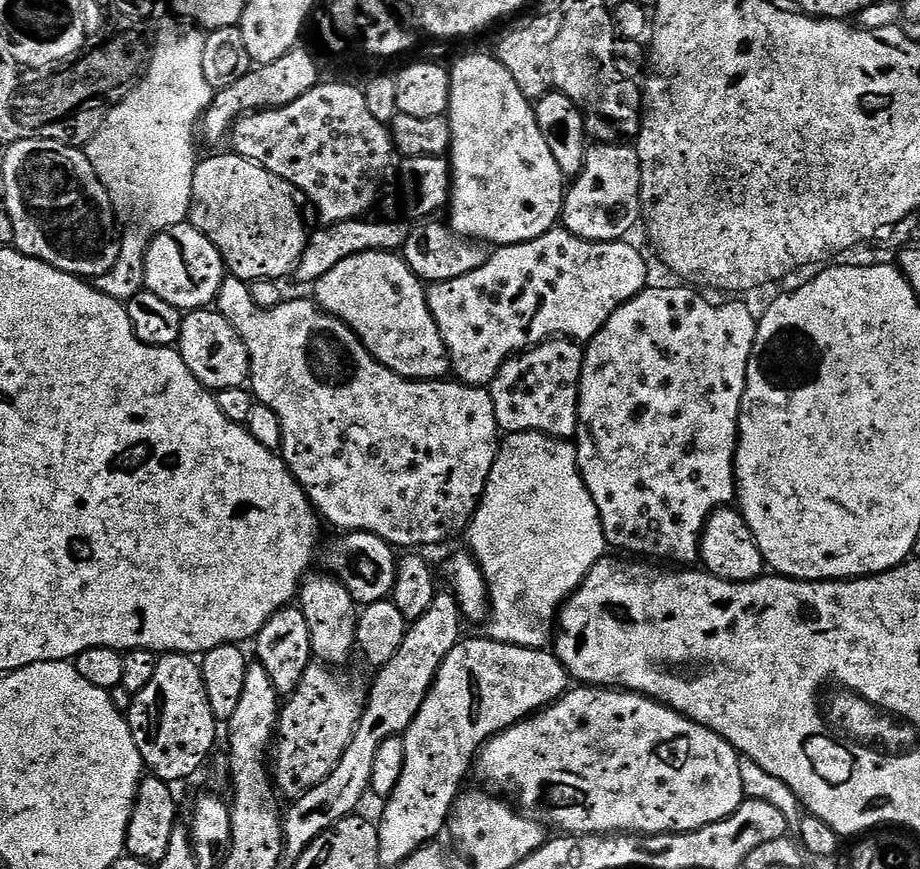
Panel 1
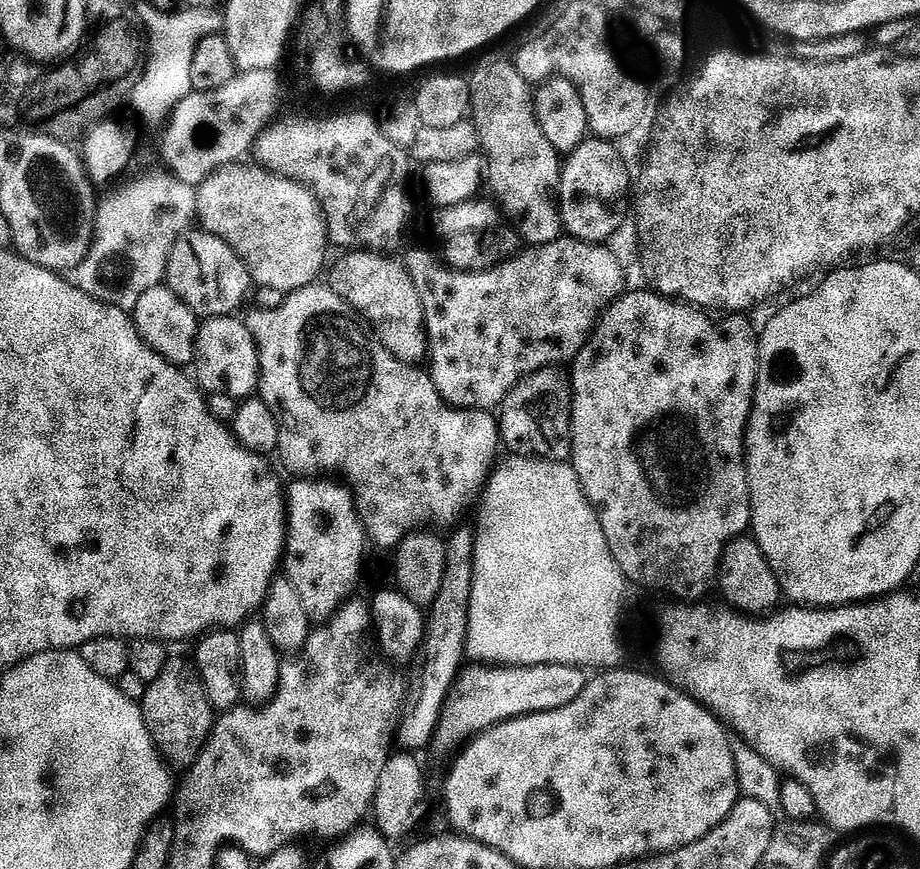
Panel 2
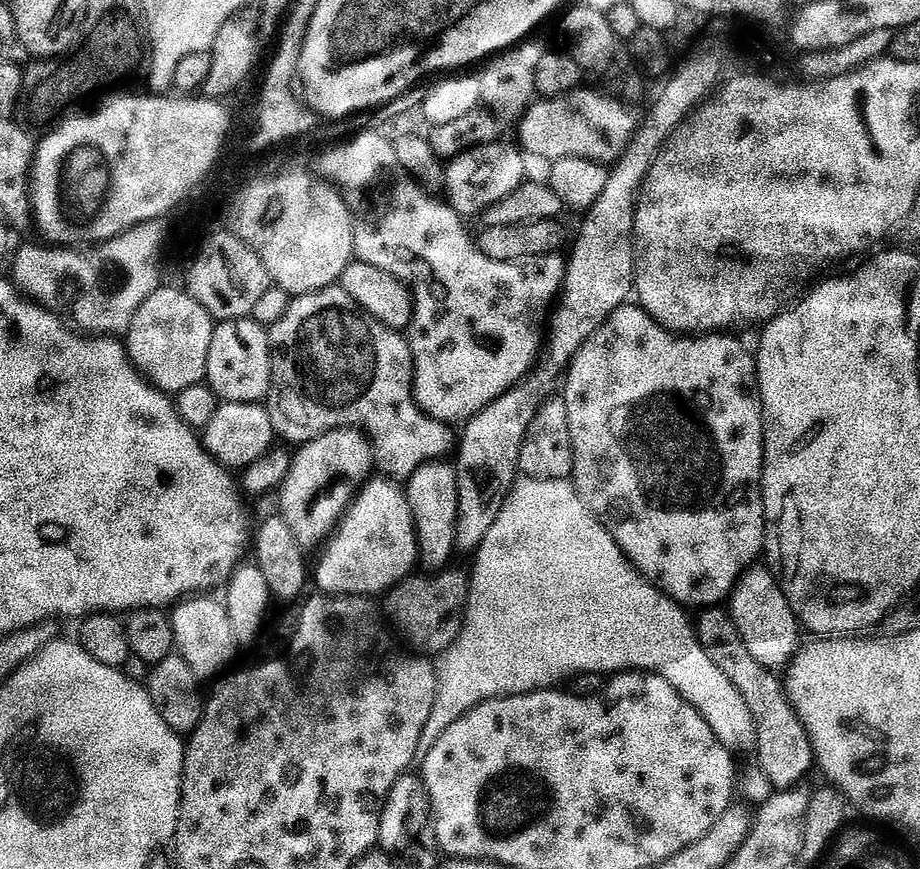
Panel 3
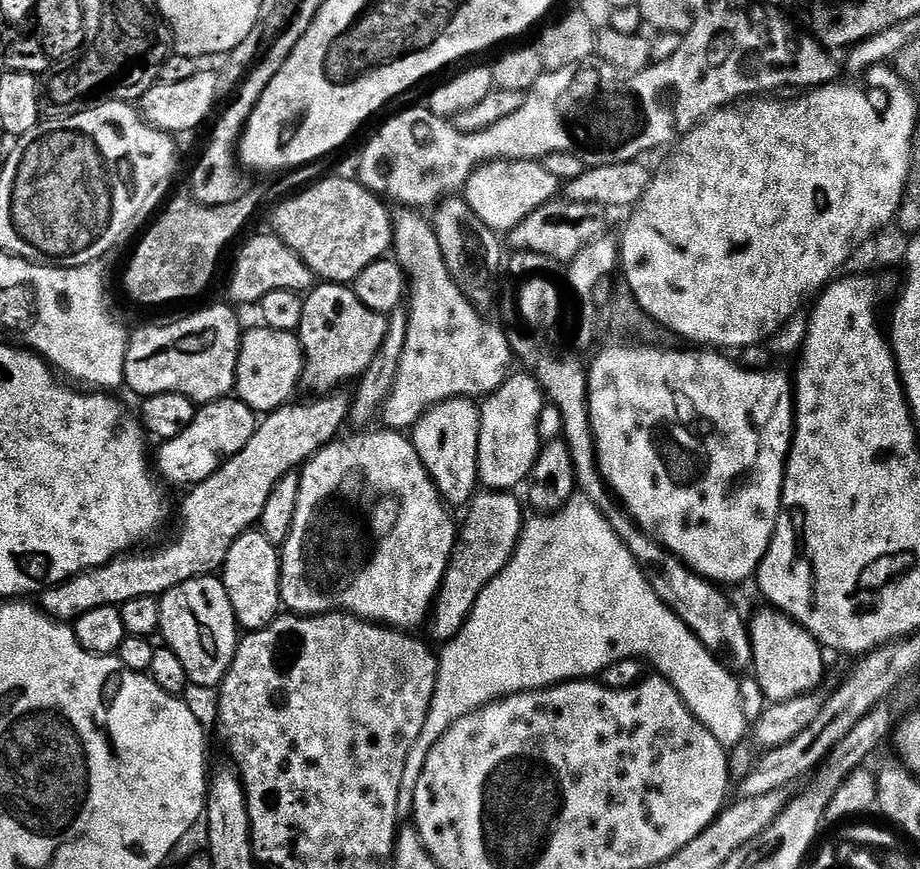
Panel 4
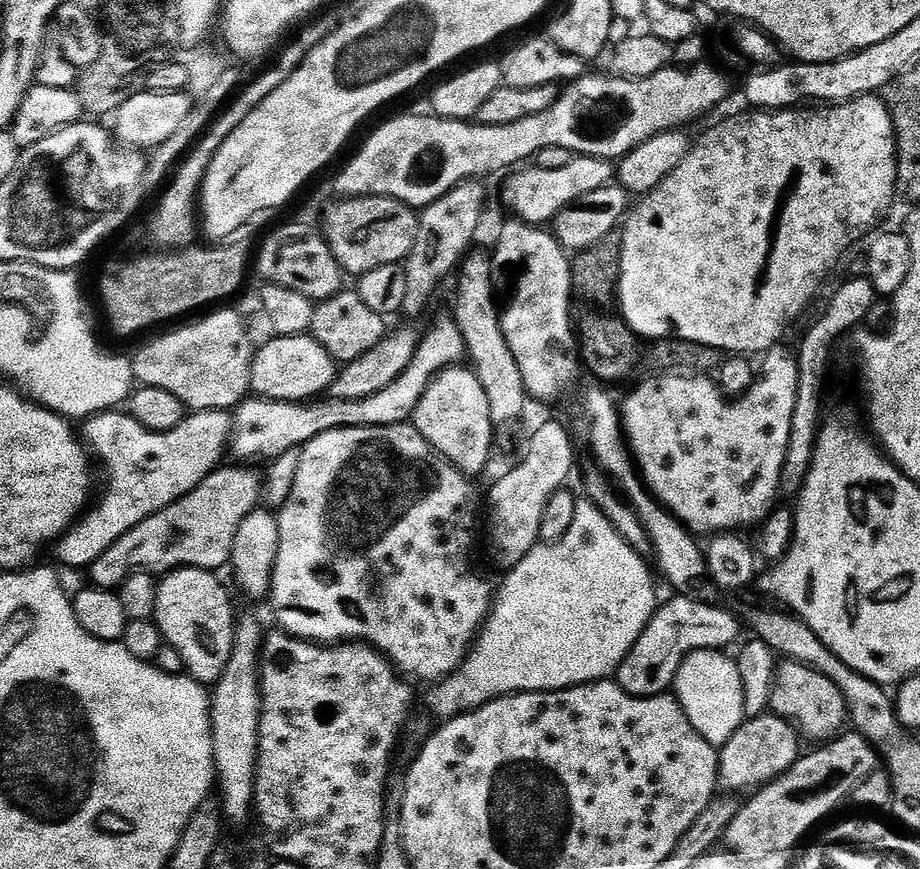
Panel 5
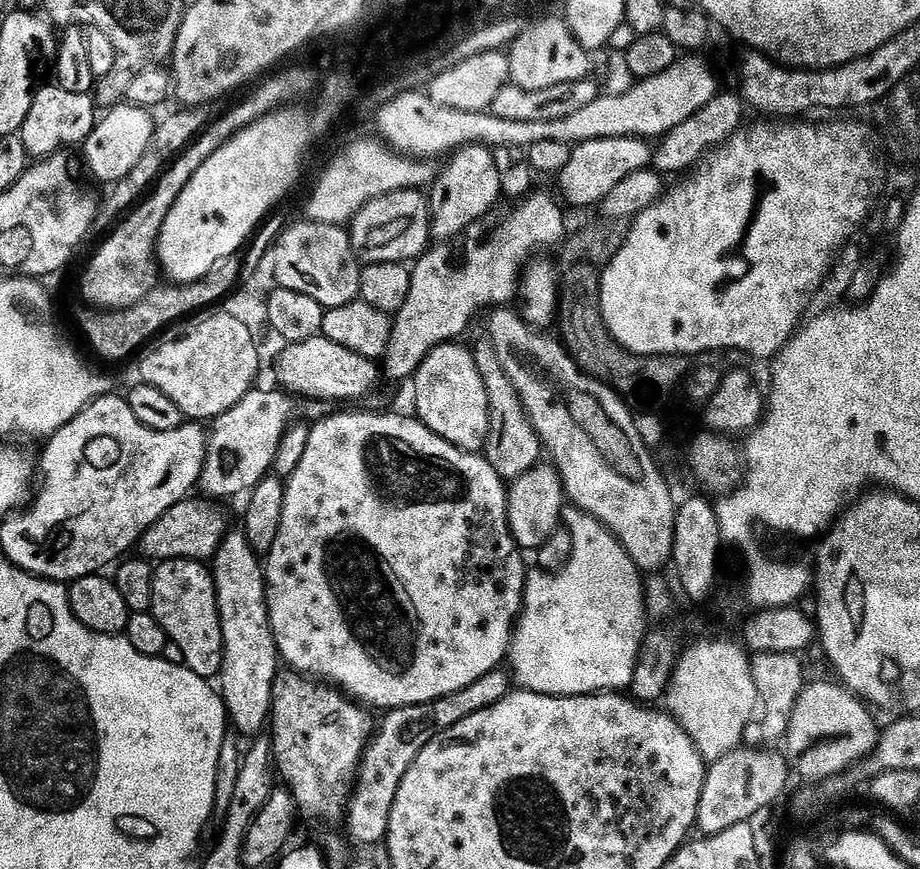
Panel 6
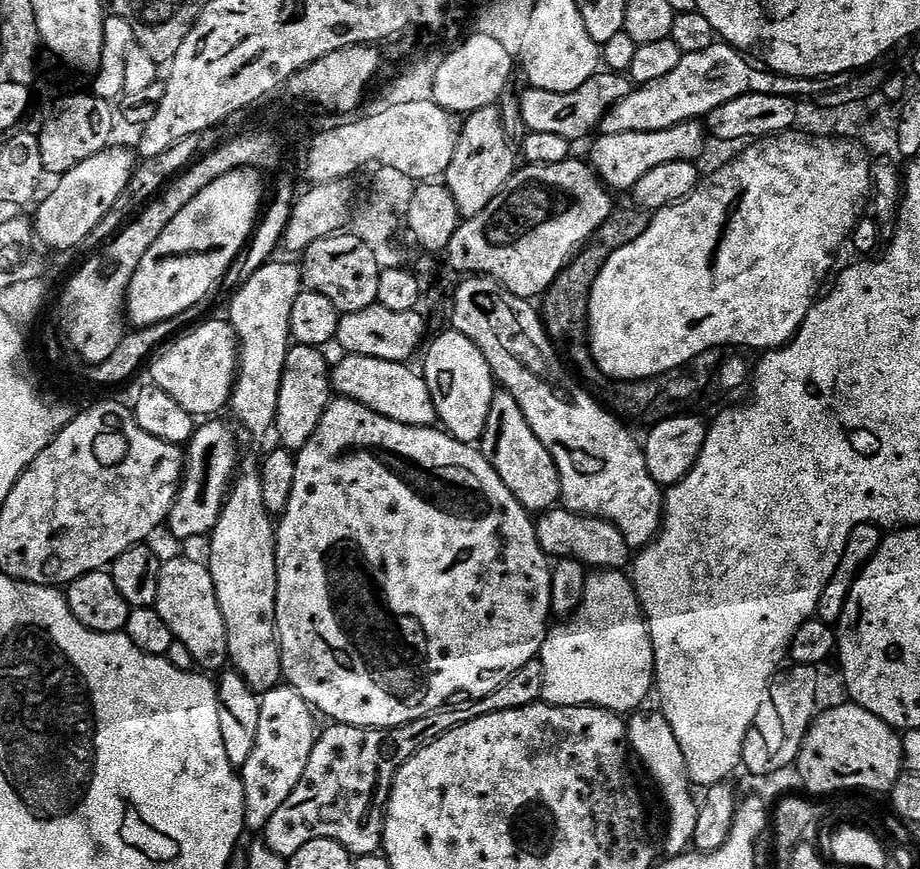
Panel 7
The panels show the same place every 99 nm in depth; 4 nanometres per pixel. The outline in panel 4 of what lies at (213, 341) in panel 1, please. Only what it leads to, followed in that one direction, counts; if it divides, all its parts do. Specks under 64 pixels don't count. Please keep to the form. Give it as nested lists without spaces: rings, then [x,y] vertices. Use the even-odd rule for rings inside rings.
[[[257,326],[243,333],[240,337],[240,351],[236,353],[236,385],[235,395],[246,406],[250,406],[257,414],[267,414],[284,407],[293,399],[296,392],[296,384],[301,383],[304,371],[304,353],[300,350],[299,339],[293,333],[279,332],[273,328]]]

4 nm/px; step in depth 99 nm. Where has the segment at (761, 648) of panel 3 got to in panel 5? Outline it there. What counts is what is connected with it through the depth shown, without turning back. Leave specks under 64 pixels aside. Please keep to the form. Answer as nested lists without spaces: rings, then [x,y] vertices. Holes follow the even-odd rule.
[[[785,659],[776,669],[776,684],[772,687],[771,711],[795,725],[805,741],[828,742],[840,736],[848,720],[848,706],[838,686],[810,665]]]

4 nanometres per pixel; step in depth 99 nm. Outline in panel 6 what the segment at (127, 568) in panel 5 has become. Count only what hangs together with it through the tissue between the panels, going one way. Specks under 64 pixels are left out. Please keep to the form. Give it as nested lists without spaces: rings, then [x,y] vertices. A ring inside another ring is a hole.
[[[189,498],[183,500],[181,504],[175,504],[154,526],[146,530],[146,534],[140,538],[139,551],[147,559],[153,562],[163,562],[165,560],[198,560],[208,562],[215,557],[220,543],[224,541],[230,525],[228,520],[219,512],[219,507],[213,506],[207,499]]]

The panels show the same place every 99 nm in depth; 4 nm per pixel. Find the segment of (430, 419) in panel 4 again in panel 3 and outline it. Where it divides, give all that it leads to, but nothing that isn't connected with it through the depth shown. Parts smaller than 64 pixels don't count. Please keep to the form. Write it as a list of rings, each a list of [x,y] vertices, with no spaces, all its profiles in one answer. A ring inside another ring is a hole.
[[[437,458],[434,460],[428,461],[427,464],[423,464],[422,467],[418,469],[416,473],[412,476],[407,477],[406,480],[406,495],[408,497],[408,504],[412,507],[412,514],[416,518],[416,538],[418,541],[418,560],[421,565],[425,564],[425,569],[428,570],[440,570],[445,567],[444,564],[448,559],[451,558],[452,552],[456,548],[456,523],[458,522],[458,490],[456,489],[456,469],[451,463],[443,464],[444,460]]]

